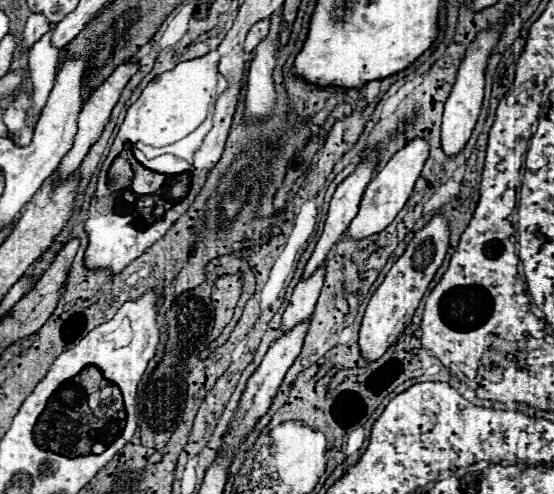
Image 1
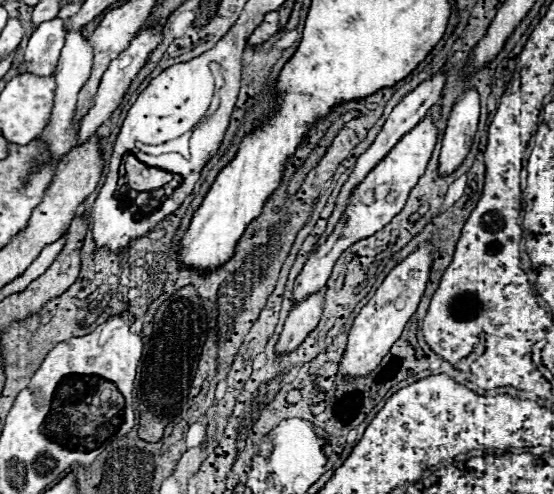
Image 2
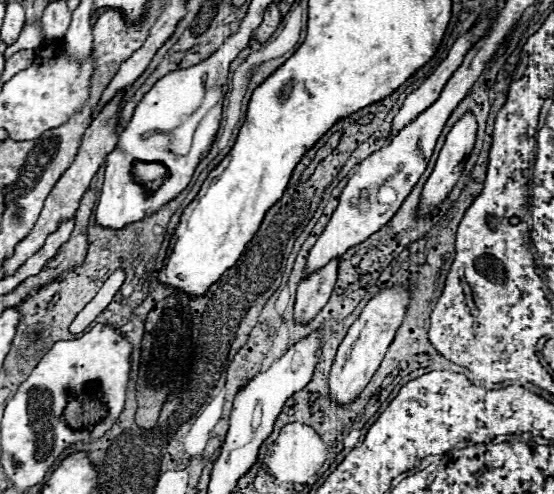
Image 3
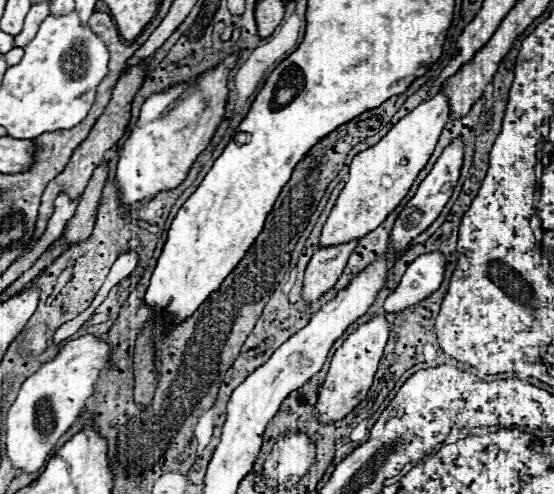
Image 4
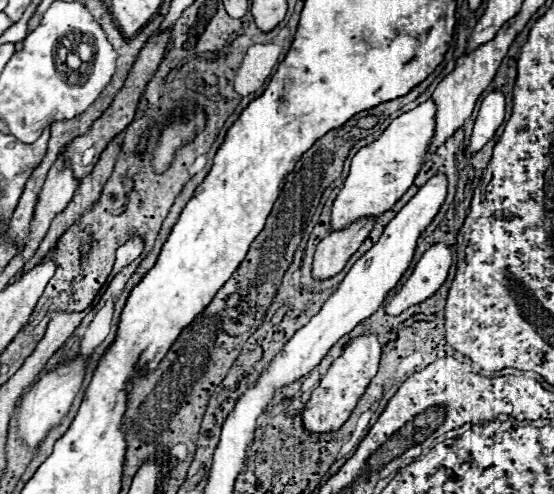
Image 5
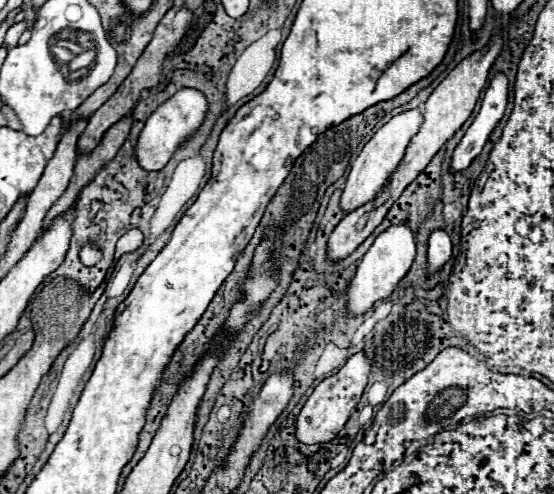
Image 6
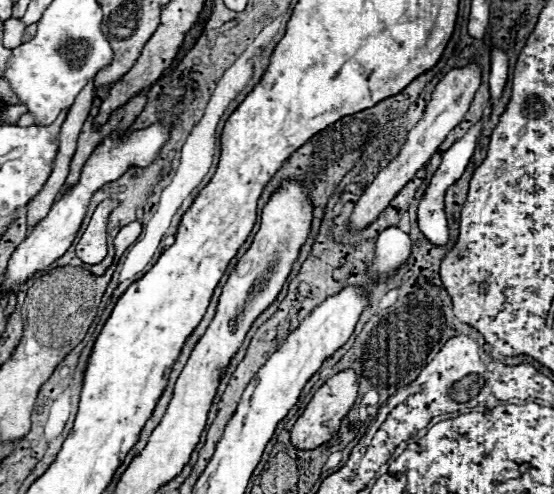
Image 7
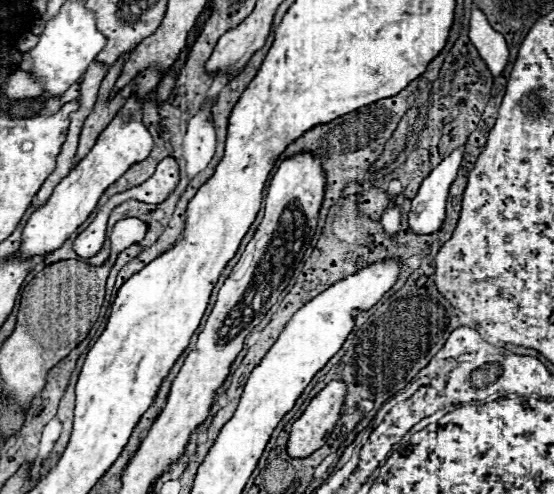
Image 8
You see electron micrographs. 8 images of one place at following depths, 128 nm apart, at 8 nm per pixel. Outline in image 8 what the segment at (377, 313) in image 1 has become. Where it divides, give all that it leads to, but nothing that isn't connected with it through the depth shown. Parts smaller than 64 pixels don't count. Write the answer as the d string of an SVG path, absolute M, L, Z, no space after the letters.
M332 380L318 396L312 398L304 414L292 424L286 452L290 458L306 458L324 446L344 406L346 384Z

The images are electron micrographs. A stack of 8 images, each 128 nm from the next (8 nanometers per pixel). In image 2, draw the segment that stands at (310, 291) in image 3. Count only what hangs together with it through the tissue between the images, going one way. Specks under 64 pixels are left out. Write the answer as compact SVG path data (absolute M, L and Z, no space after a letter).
M324 288L306 296L302 302L294 304L286 318L286 324L284 324L284 330L276 344L276 350L280 354L294 350L304 340L304 336L308 336L308 332L312 332L312 328L316 328L316 324L320 322L320 316L322 316L322 308L324 308Z

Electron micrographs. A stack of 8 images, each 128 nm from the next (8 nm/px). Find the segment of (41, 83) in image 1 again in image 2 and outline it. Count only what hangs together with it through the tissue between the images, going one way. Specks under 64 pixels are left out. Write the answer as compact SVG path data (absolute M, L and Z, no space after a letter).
M56 16L52 20L38 24L24 52L28 72L38 76L52 76L58 64L60 50L64 46L64 36L64 18Z

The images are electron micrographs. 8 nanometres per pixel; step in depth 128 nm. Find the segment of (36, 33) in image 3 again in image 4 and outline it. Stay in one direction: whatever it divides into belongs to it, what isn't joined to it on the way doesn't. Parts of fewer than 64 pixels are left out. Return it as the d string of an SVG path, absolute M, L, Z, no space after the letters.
M50 2L34 4L34 6L28 10L28 14L26 14L22 32L14 38L14 46L24 46L24 44L28 44L28 40L32 40L32 36L36 36L38 26L42 24L42 20L44 20L48 14L50 14Z

